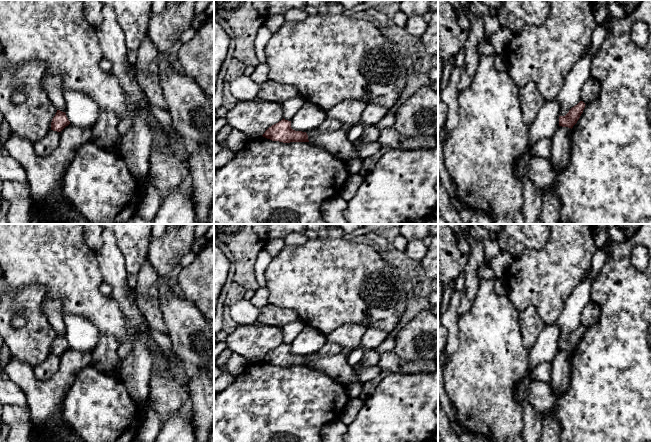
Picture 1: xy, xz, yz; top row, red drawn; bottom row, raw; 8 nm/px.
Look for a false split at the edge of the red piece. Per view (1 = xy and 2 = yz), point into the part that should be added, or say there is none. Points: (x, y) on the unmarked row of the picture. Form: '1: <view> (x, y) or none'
1: none
2: none

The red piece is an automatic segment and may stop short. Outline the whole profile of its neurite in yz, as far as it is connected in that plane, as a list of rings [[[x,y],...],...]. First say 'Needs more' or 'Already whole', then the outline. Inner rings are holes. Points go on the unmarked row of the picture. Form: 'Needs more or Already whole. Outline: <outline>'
Already whole. Outline: [[[580,325],[577,329],[572,331],[565,340],[559,340],[559,350],[572,353],[583,337],[585,329],[583,325]]]

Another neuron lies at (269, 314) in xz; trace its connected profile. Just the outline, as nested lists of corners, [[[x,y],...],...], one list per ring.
[[[270,302],[259,308],[259,322],[282,328],[284,325],[301,320],[299,314],[292,309],[285,309]]]

